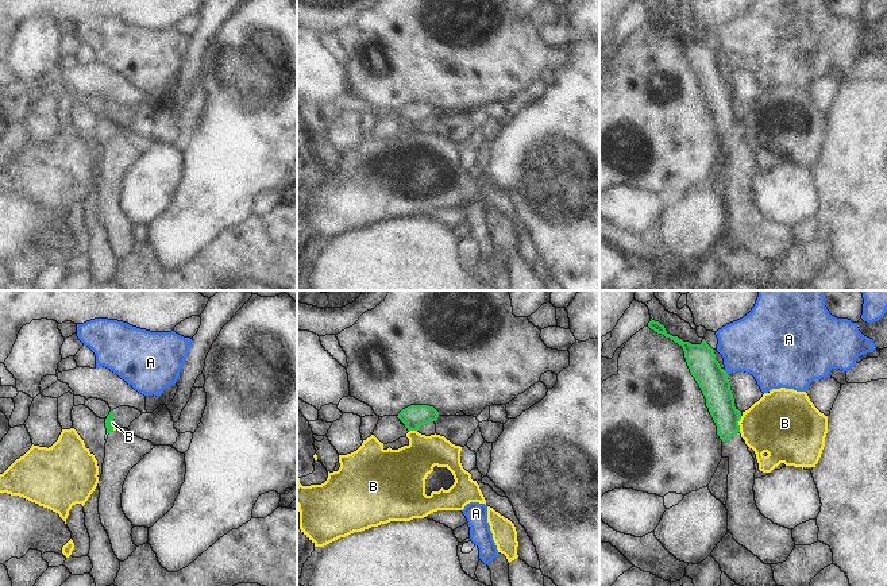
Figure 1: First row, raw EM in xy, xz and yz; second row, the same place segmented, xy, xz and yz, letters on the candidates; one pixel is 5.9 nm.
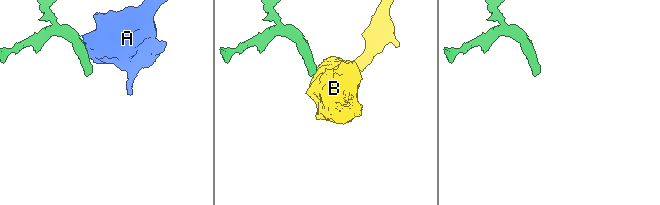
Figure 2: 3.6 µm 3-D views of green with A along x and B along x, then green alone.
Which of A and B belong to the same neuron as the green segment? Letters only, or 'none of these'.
none of these

